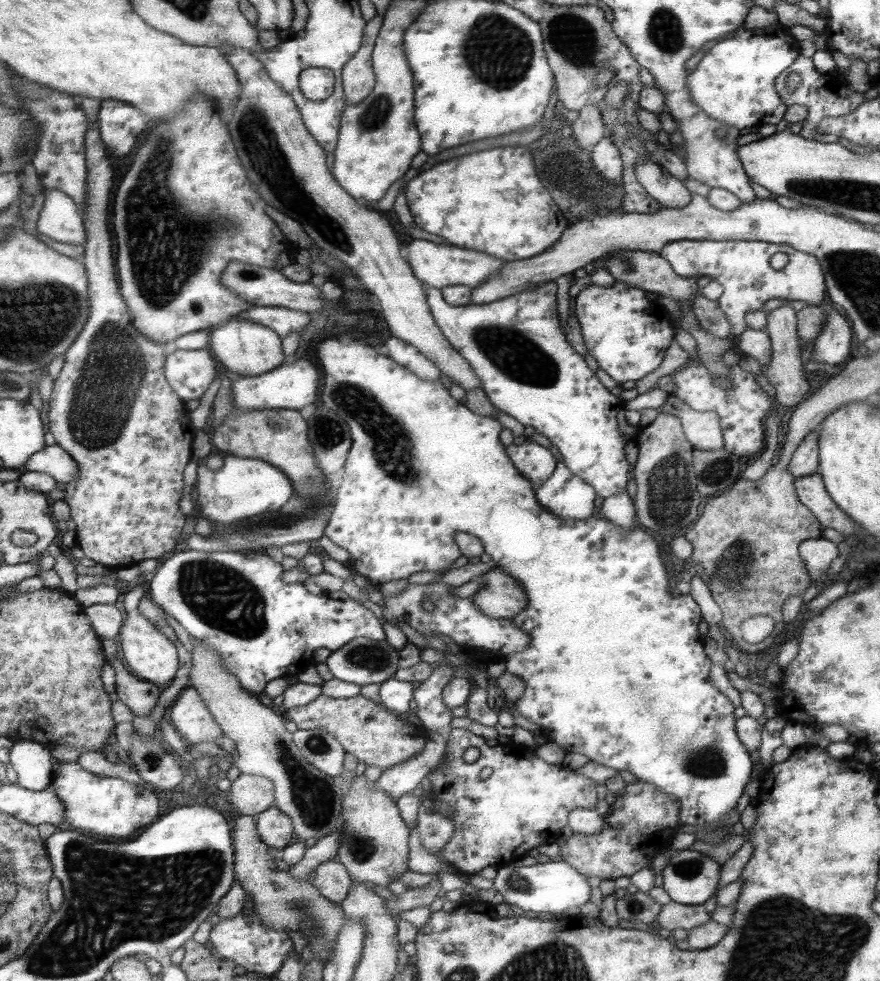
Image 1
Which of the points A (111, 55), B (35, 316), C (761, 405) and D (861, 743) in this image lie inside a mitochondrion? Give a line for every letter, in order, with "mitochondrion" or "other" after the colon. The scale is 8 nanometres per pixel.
A: other
B: mitochondrion
C: other
D: other

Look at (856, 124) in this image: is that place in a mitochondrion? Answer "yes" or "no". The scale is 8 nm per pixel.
no

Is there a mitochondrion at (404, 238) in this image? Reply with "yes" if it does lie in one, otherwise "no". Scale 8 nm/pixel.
no

